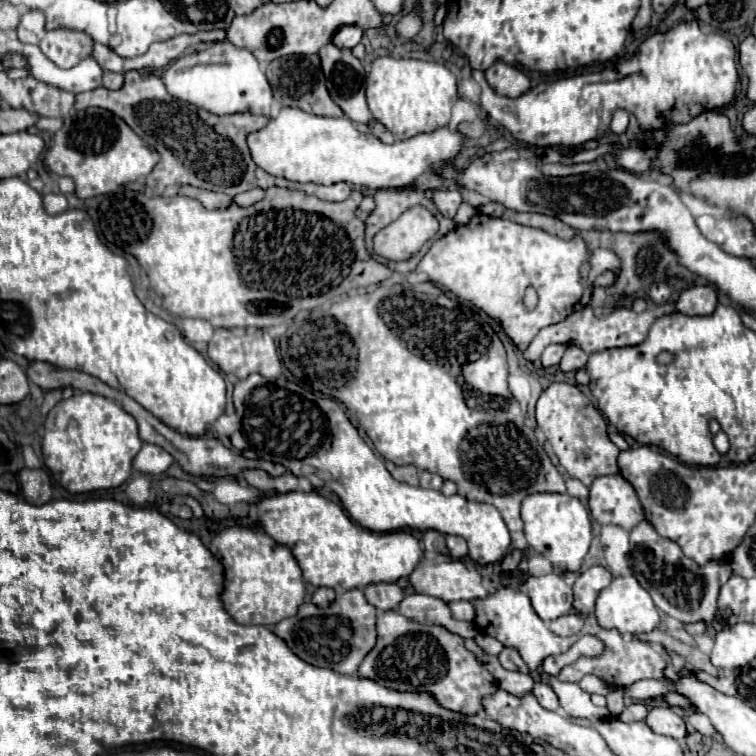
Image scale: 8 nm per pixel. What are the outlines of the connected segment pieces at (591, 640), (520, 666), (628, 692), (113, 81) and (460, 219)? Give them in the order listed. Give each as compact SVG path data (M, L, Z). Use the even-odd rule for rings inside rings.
M582 635L570 651L576 651L576 657L580 657L580 655L600 655L600 651L604 651L604 645L600 643L600 639L596 639L592 635Z
M504 649L504 653L500 653L500 665L508 671L520 671L520 673L528 673L526 663L522 661L520 653L516 649ZM504 657L504 659L502 659Z
M642 679L636 681L628 687L624 687L624 695L634 699L634 701L648 701L648 699L656 699L662 697L668 691L670 683L668 681L654 681L654 679Z
M106 71L104 73L104 87L106 89L120 89L124 85L124 75L122 73L110 73L110 71Z
M462 203L456 217L454 217L454 223L456 225L466 225L472 219L472 215L476 215L476 209L472 205L468 205L468 203Z

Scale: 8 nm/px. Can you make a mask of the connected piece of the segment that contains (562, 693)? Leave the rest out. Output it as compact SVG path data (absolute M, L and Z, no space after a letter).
M542 675L542 681L548 683L556 691L556 695L560 697L560 707L566 711L566 715L586 717L590 721L598 721L598 719L608 717L608 709L596 707L590 701L590 695L584 693L578 683L562 683L562 681L558 681L556 677L550 677L550 675Z

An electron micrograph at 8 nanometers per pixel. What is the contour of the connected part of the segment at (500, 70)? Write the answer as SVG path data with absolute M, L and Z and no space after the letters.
M500 59L490 69L486 69L486 79L494 87L494 91L508 97L522 95L530 87L530 79L522 69Z

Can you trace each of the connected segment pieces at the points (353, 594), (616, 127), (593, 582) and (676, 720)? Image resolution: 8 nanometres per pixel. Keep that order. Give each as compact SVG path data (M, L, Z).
M358 589L346 591L336 597L328 607L318 607L314 603L302 603L294 617L288 617L274 625L274 633L286 641L294 655L302 661L332 669L342 675L354 675L358 665L376 645L376 609L364 599L364 593Z
M616 111L614 113L614 117L612 117L612 125L610 125L610 129L614 131L614 133L624 133L626 129L628 129L628 121L630 121L630 115L626 113L626 111Z
M590 567L580 573L574 583L574 609L582 615L594 613L594 603L598 593L612 583L612 575L606 567Z
M654 707L646 717L646 725L658 735L668 735L674 739L684 739L686 735L684 719L672 707Z

